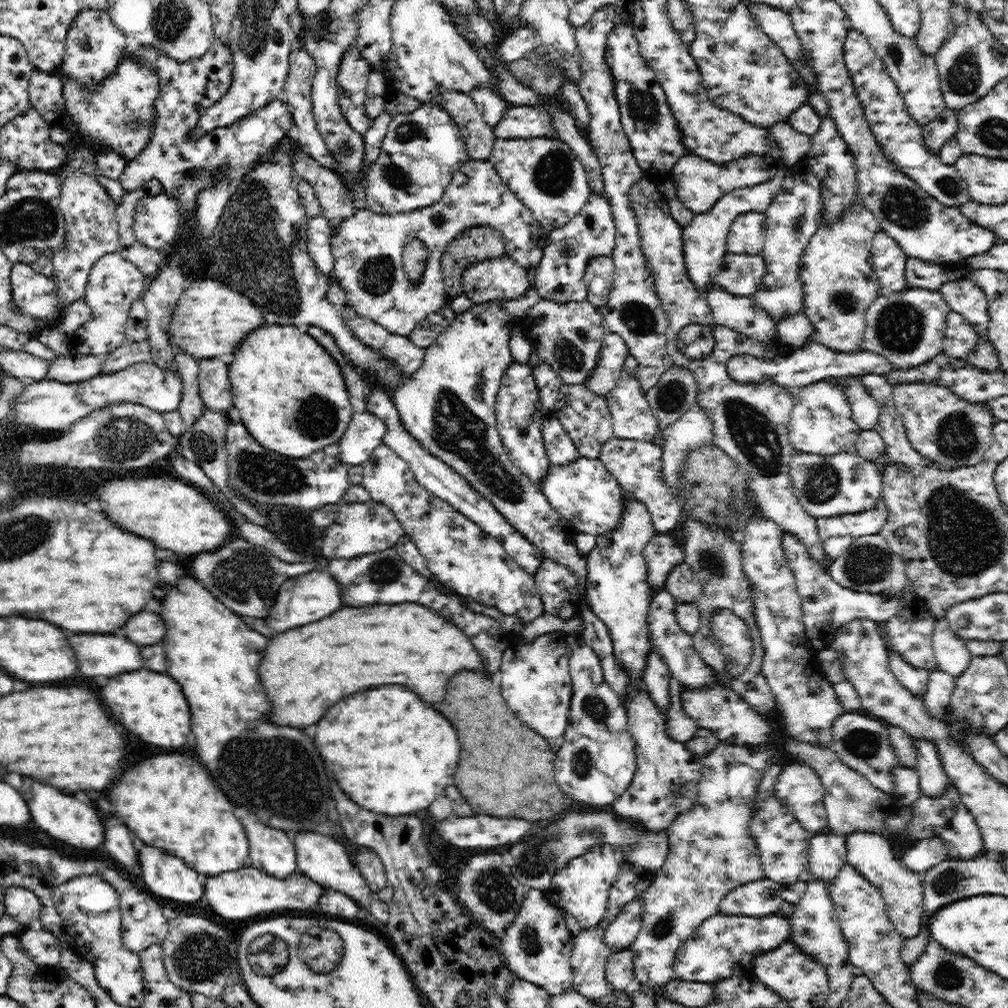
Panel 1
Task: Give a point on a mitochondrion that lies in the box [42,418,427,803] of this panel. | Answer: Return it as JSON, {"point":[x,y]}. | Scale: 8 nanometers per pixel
{"point":[245,579]}

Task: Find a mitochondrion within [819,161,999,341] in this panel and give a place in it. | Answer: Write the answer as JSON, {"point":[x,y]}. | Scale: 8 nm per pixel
{"point":[899,204]}

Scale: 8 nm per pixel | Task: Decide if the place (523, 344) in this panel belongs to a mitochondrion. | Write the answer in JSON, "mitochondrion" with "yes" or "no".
{"mitochondrion":"no"}

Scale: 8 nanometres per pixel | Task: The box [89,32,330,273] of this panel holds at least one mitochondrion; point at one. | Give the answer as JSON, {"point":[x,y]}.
{"point":[133,120]}

